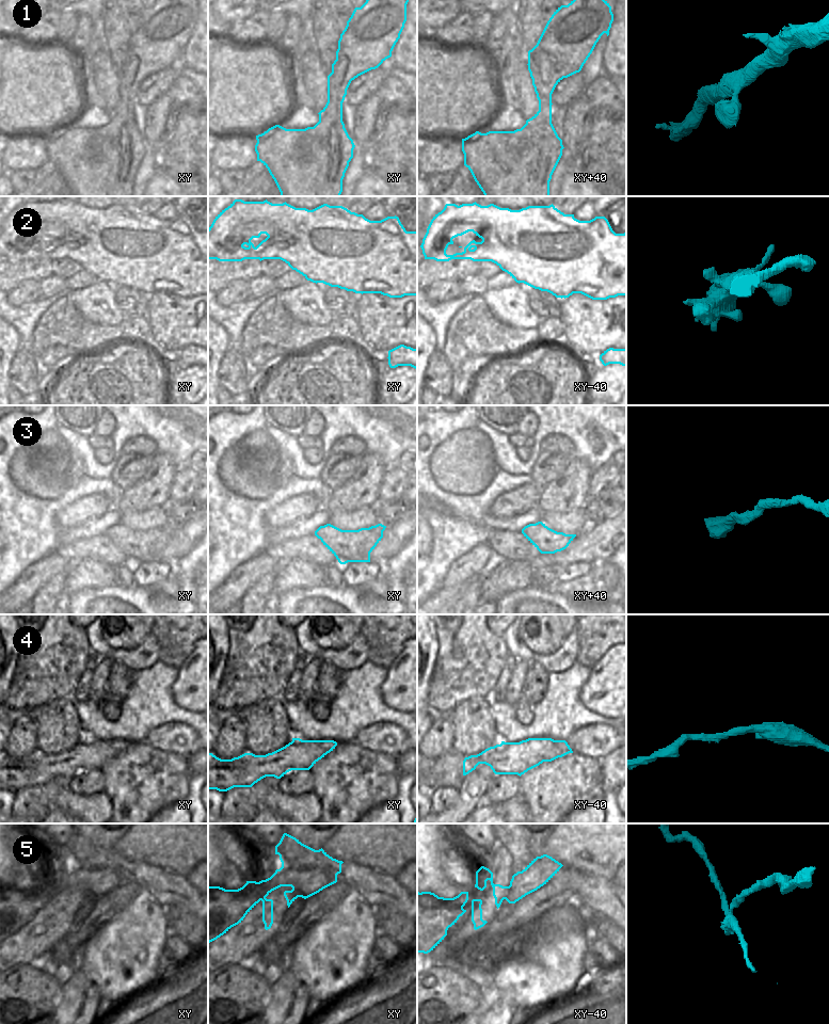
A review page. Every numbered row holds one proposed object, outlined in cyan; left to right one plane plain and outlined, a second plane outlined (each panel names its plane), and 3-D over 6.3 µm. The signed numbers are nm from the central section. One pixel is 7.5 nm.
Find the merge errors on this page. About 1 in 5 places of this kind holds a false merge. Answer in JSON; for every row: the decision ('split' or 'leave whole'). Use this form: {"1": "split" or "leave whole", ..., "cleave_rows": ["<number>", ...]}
{"1": "leave whole", "2": "leave whole", "3": "leave whole", "4": "leave whole", "5": "split", "cleave_rows": ["5"]}

